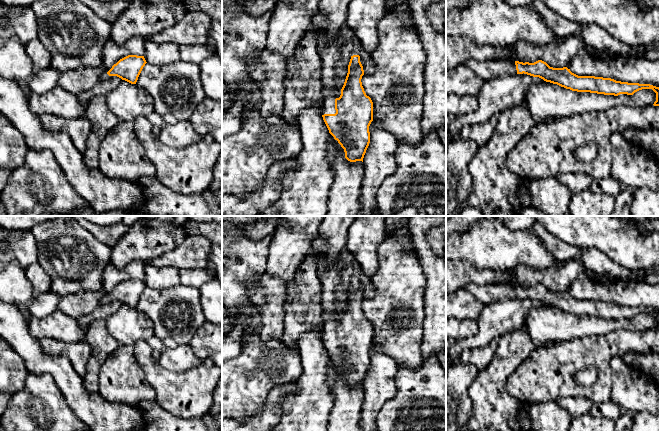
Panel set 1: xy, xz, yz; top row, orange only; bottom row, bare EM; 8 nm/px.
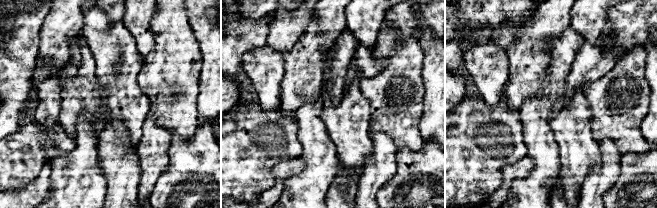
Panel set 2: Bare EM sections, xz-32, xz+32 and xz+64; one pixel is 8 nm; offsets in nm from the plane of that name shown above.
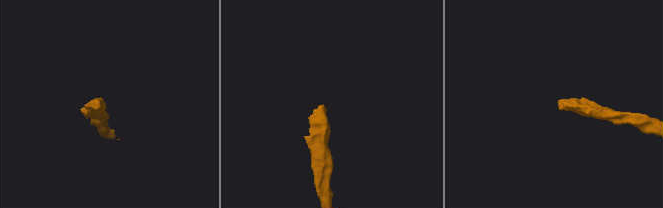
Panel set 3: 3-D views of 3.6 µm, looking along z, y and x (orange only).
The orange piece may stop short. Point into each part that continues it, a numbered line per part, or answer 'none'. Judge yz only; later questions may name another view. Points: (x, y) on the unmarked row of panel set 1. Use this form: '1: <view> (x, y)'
1: yz (489, 293)

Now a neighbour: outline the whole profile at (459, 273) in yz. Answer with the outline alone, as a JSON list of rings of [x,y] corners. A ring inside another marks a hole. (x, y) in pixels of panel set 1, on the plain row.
[[[446,260],[446,293],[456,292],[470,283],[517,285],[508,271],[480,269],[469,261]]]

